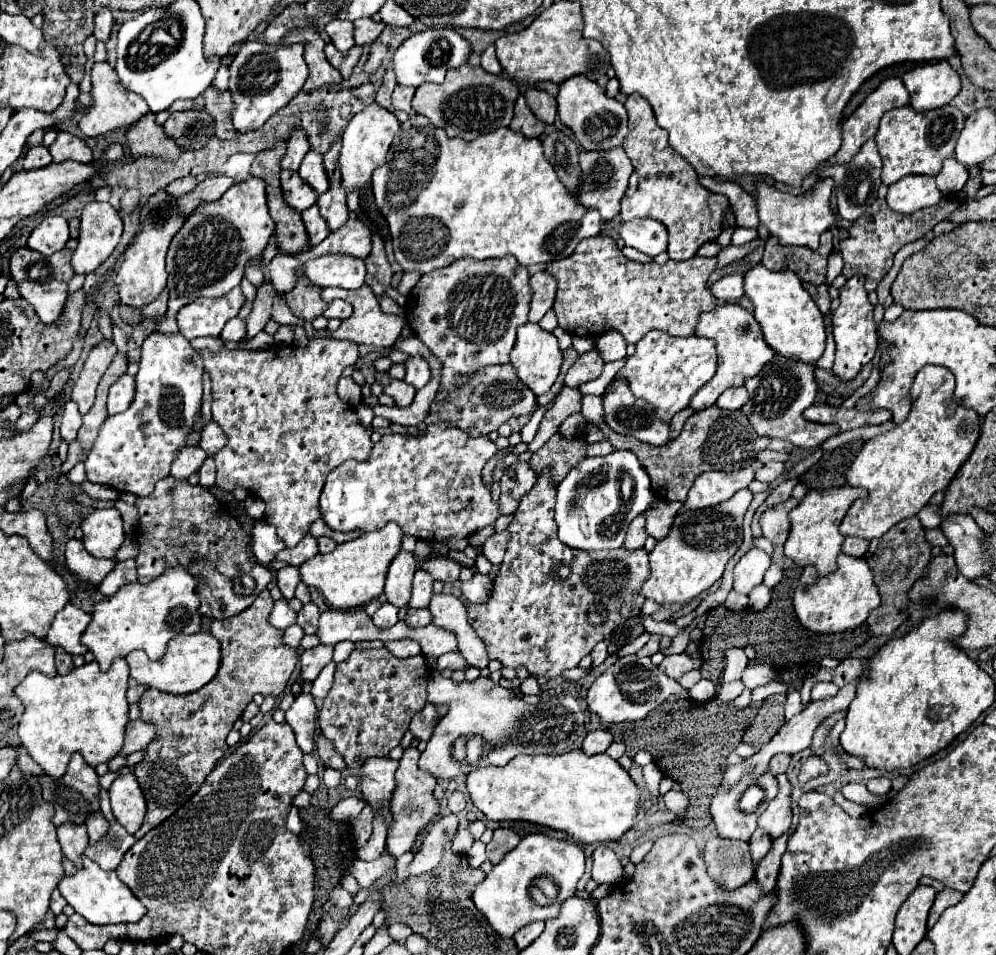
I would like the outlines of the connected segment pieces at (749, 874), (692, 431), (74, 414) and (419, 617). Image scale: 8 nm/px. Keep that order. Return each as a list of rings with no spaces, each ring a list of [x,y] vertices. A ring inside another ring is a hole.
[[[710,838],[704,848],[704,860],[708,864],[708,874],[720,880],[724,888],[736,890],[754,878],[756,864],[750,856],[748,842]]]
[[[710,406],[706,410],[696,412],[684,426],[682,434],[664,444],[664,446],[652,446],[646,442],[640,442],[630,436],[622,436],[612,432],[606,424],[596,424],[602,434],[612,442],[614,448],[624,448],[630,450],[638,456],[642,466],[652,478],[652,490],[660,500],[680,500],[684,502],[688,496],[688,490],[692,488],[696,476],[708,470],[722,470],[722,472],[732,472],[740,470],[750,464],[750,460],[756,458],[758,452],[766,450],[770,440],[760,438],[752,424],[748,422],[746,414],[740,410],[720,410],[718,406]]]
[[[68,400],[64,404],[62,416],[60,416],[60,434],[62,434],[62,440],[66,444],[70,444],[76,438],[80,426],[82,426],[82,416],[78,412],[78,406],[76,406],[74,400]]]
[[[408,608],[406,614],[406,624],[412,628],[420,628],[420,626],[428,626],[432,622],[432,614],[430,610],[412,610]]]

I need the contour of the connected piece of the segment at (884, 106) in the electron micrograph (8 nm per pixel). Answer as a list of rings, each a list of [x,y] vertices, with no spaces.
[[[890,78],[882,82],[856,110],[854,114],[844,122],[844,140],[838,156],[832,156],[824,164],[832,162],[848,162],[860,146],[868,140],[874,138],[878,132],[878,124],[882,114],[886,114],[892,108],[906,106],[910,102],[910,94],[904,88],[902,80]]]

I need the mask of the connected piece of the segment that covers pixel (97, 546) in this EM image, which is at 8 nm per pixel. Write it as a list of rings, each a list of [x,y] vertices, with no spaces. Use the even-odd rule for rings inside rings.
[[[116,508],[94,510],[82,520],[84,546],[94,558],[114,558],[124,542],[122,518]]]

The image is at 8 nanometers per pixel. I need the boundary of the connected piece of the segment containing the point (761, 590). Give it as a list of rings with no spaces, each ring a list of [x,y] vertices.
[[[758,584],[750,594],[750,608],[752,610],[762,610],[768,602],[770,602],[770,588],[766,588],[764,584]]]

